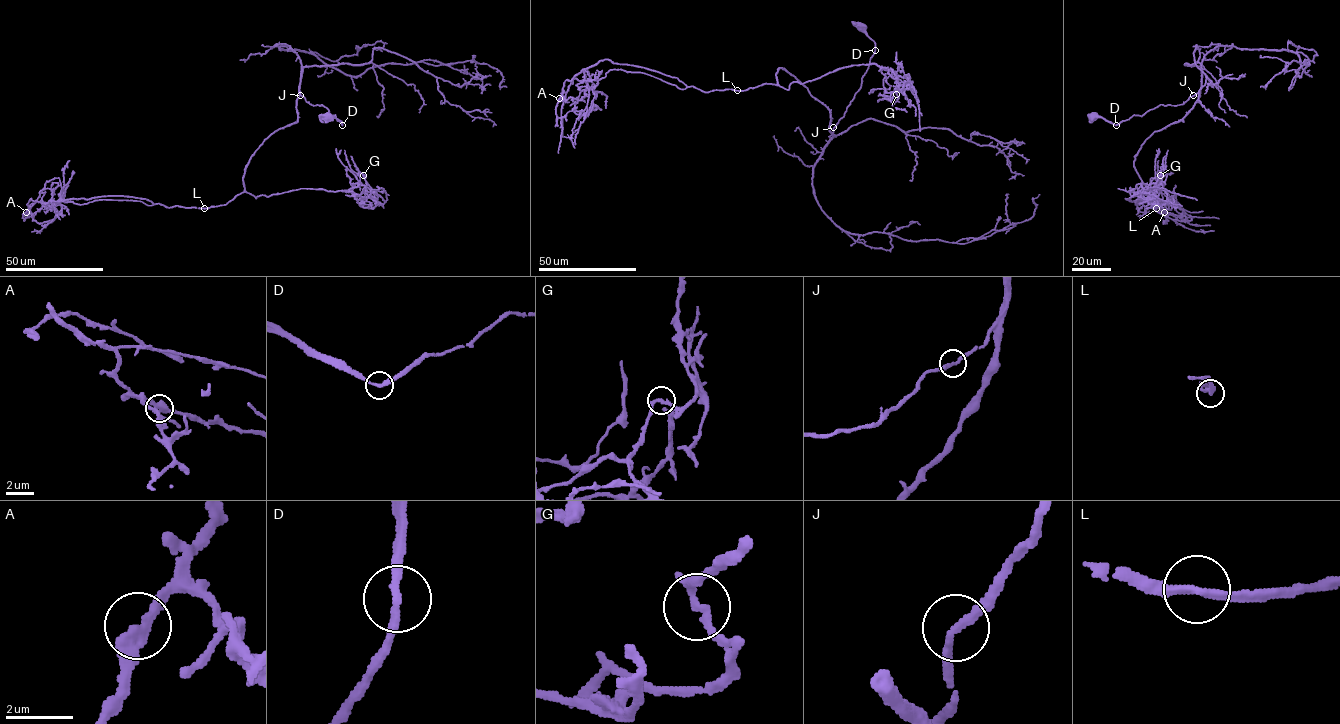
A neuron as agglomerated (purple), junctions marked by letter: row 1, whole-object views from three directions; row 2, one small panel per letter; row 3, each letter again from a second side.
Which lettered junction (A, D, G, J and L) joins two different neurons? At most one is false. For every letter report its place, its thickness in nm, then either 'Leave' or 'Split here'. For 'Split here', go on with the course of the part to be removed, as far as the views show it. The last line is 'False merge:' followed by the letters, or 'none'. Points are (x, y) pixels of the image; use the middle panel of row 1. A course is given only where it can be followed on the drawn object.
A: Place: (559, 98). Thickness 360 nm. Leave
D: Place: (875, 50). Thickness 220 nm. Leave
G: Place: (896, 94). Thickness 240 nm. Leave
J: Place: (833, 127). Thickness 240 nm. Leave
L: Place: (737, 90). Thickness 240 nm. Leave
False merge: none

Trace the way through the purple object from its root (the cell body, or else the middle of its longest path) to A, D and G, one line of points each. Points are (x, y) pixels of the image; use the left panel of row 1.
A: (328, 116), (342, 125), (299, 91), (297, 121), (264, 140), (224, 205), (52, 201), (45, 188), (26, 211)
D: (328, 116), (338, 118), (342, 125)
G: (328, 116), (342, 125), (299, 91), (297, 121), (249, 159), (244, 189), (359, 195), (363, 175)

